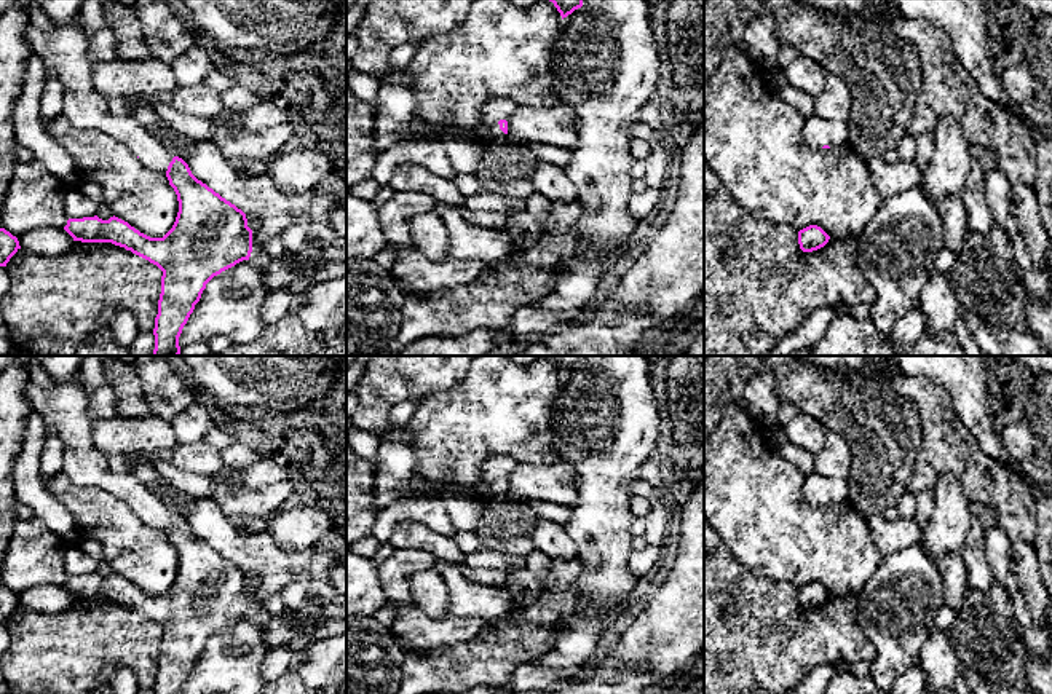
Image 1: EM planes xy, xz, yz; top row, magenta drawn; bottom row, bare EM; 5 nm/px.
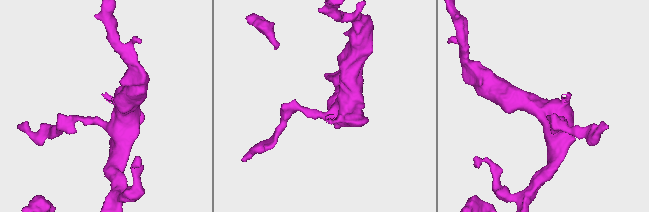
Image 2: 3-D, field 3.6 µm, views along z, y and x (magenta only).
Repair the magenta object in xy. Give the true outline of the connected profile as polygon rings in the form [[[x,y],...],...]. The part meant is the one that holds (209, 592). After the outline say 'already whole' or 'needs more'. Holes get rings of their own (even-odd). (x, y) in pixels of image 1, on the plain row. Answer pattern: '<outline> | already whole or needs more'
[[[29,381],[26,394],[34,410],[43,416],[46,432],[54,431],[61,437],[64,444],[62,472],[70,482],[83,487],[113,487],[117,496],[125,498],[145,525],[164,531],[174,546],[179,570],[172,586],[163,595],[150,595],[115,573],[109,578],[102,578],[97,573],[69,576],[64,587],[73,598],[112,600],[156,622],[163,633],[153,692],[180,694],[206,641],[222,629],[249,617],[252,587],[247,584],[246,571],[198,538],[188,522],[168,509],[134,474],[117,475],[110,471],[107,456],[93,442],[91,429],[94,420],[89,416],[88,397],[78,386],[65,383],[46,391]]] | needs more

